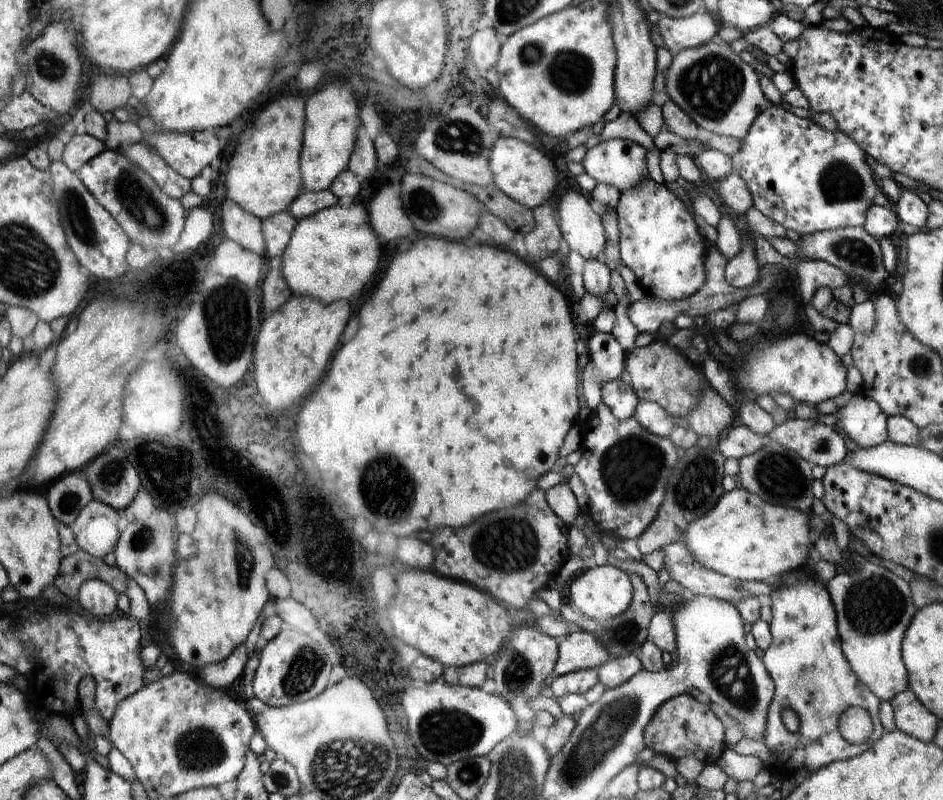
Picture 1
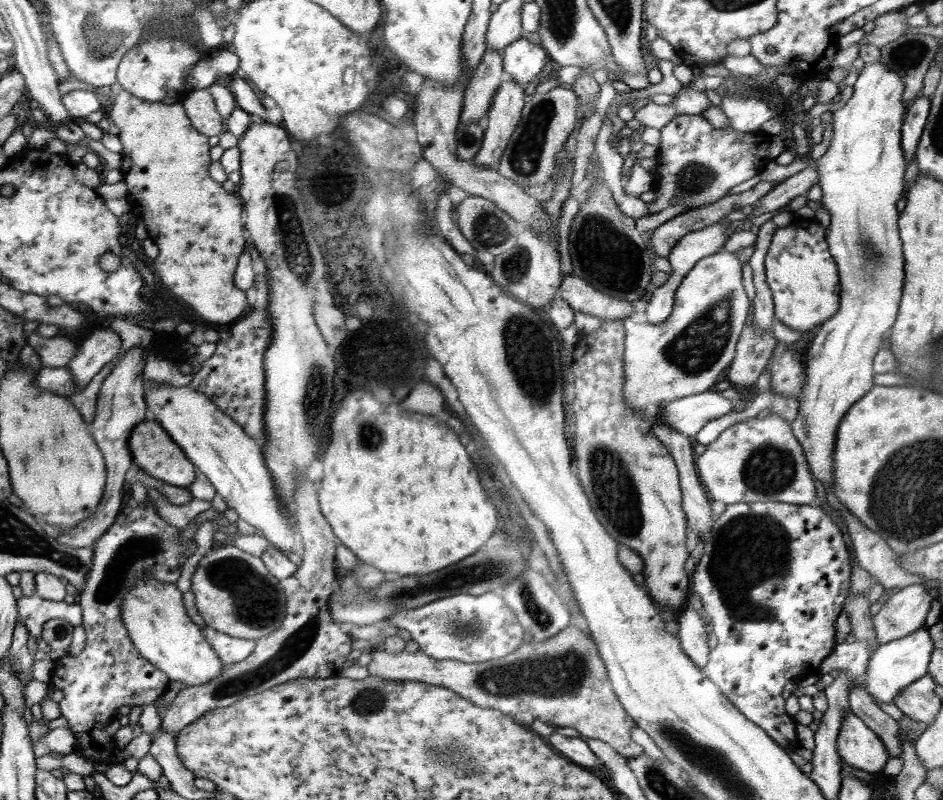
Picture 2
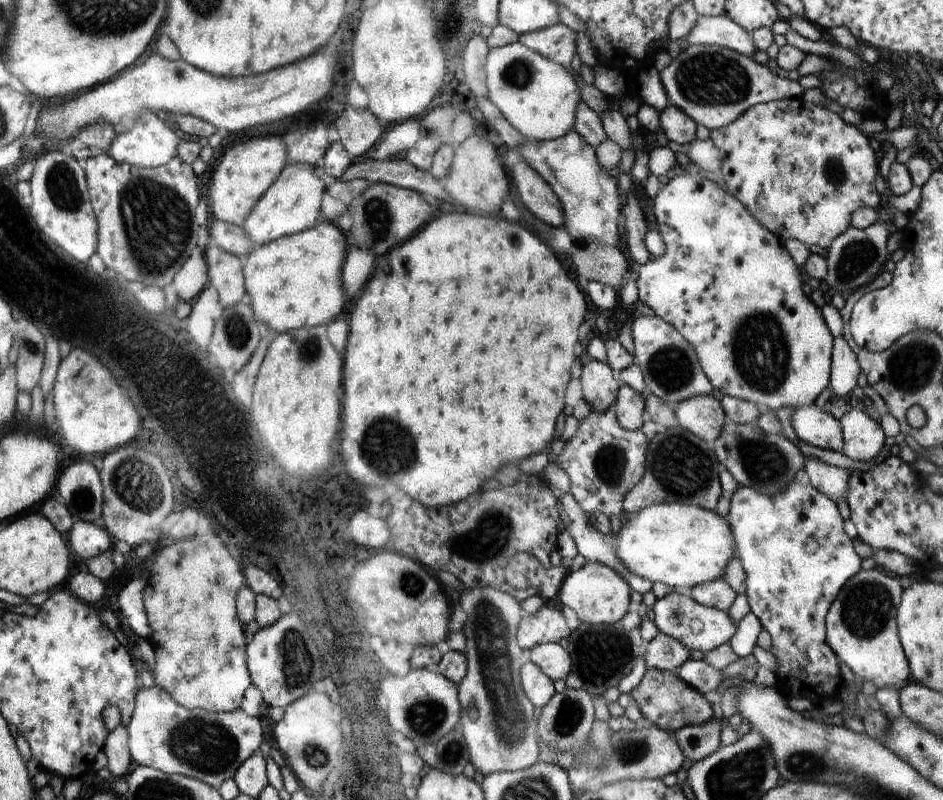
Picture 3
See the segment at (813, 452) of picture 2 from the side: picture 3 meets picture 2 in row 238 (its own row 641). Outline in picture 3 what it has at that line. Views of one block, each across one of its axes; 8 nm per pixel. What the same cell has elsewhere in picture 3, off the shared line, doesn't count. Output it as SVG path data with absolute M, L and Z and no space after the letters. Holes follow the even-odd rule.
M861 568L860 572L857 572L851 579L848 579L848 582L844 583L825 616L828 646L858 678L862 678L863 682L872 683L877 689L892 687L898 691L905 685L904 682L908 684L911 681L909 662L901 645L897 629L897 610L903 590L894 575L888 574L880 568L870 570Z

